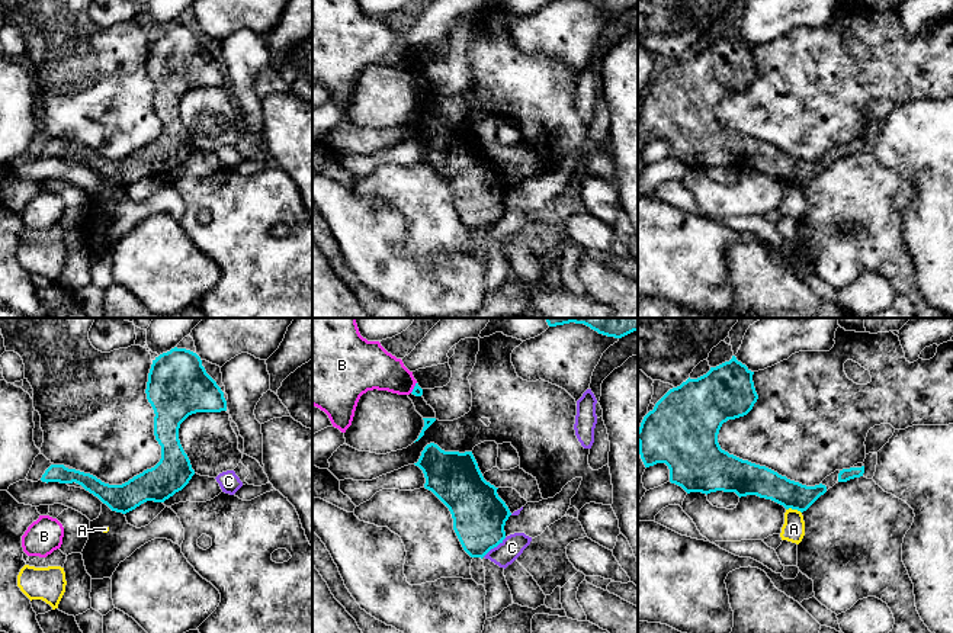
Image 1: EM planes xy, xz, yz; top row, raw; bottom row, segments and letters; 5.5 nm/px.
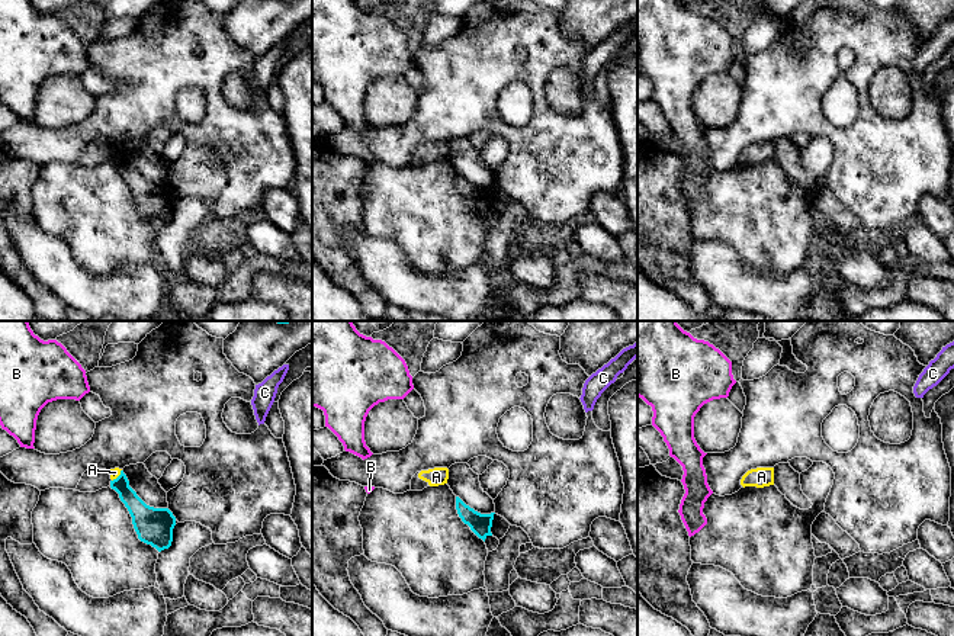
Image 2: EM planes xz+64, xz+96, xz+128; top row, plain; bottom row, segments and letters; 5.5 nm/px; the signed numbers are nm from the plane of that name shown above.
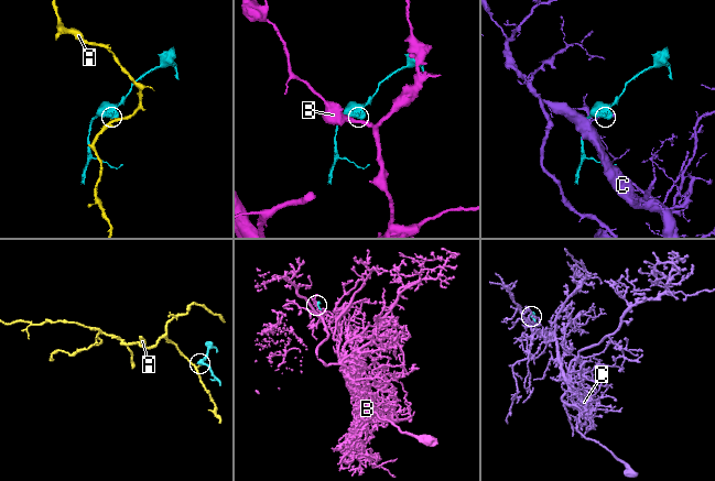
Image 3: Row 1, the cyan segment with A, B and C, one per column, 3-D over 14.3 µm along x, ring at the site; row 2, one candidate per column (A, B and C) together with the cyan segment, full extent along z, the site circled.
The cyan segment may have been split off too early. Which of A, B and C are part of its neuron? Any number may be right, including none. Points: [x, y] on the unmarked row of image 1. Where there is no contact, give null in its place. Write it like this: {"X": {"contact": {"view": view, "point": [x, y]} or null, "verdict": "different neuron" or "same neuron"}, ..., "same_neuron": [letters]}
{"A": {"contact": {"view": "yz", "point": [793, 183]}, "verdict": "different neuron"}, "B": {"contact": {"view": "xz", "point": [414, 63]}, "verdict": "different neuron"}, "C": {"contact": {"view": "xz", "point": [494, 221]}, "verdict": "different neuron"}, "same_neuron": []}

